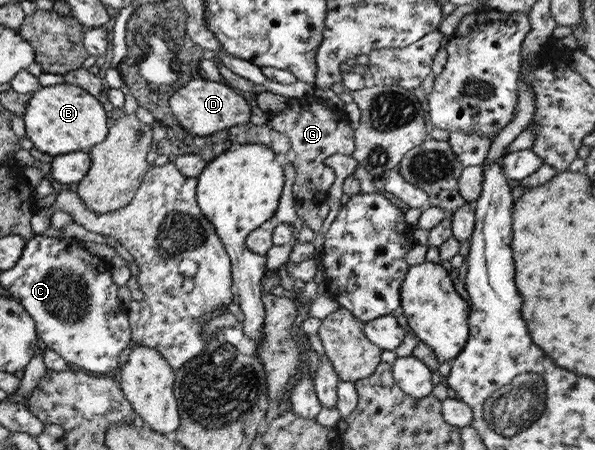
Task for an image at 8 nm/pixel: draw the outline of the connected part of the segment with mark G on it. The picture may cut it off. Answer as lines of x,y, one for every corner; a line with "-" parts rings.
312,94
304,98
287,98
285,109
268,115
265,124
289,139
289,150
281,160
293,167
295,178
292,193
295,200
324,202
335,176
333,170
325,166
323,161
333,154
351,155
354,149
353,128
344,113
320,104
320,100

